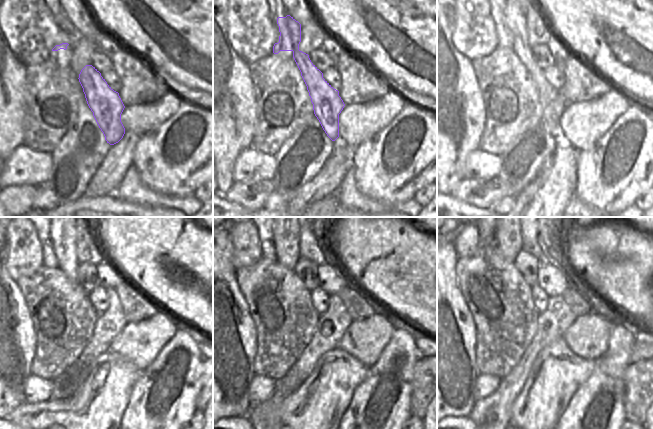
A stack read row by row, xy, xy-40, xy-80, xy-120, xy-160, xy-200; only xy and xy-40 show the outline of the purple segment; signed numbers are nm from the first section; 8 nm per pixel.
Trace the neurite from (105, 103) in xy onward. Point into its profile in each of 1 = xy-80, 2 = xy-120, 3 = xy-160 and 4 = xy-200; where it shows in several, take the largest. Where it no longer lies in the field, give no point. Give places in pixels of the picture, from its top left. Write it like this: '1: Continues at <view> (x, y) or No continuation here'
1: Continues at xy-80 (553, 104)
2: Continues at xy-120 (64, 237)
3: Continues at xy-160 (286, 237)
4: Continues at xy-200 (509, 240)

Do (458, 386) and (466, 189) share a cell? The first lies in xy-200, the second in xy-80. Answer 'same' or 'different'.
different

